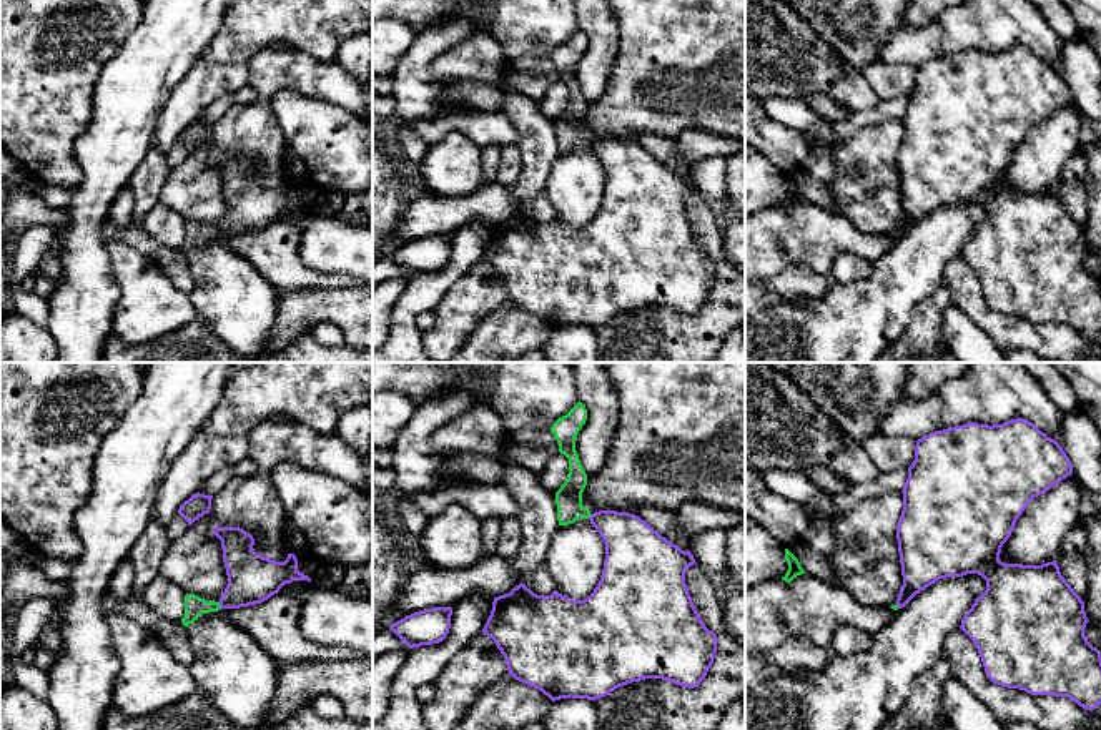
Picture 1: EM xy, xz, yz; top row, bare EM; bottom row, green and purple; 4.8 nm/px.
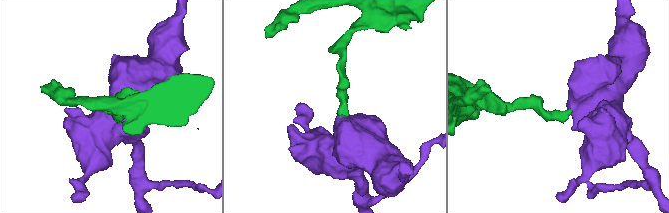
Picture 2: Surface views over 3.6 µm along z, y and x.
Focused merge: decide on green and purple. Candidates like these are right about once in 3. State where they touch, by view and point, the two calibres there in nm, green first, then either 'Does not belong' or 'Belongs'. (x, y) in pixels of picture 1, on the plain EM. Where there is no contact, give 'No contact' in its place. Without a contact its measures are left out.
Touches green at xy (218, 233). Thickness 100 nm (green) against 240 nm. Does not belong

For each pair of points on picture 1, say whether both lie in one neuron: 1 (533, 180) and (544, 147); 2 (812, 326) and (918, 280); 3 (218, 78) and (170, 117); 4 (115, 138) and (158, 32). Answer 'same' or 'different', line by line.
1: same
2: same
3: same
4: same

